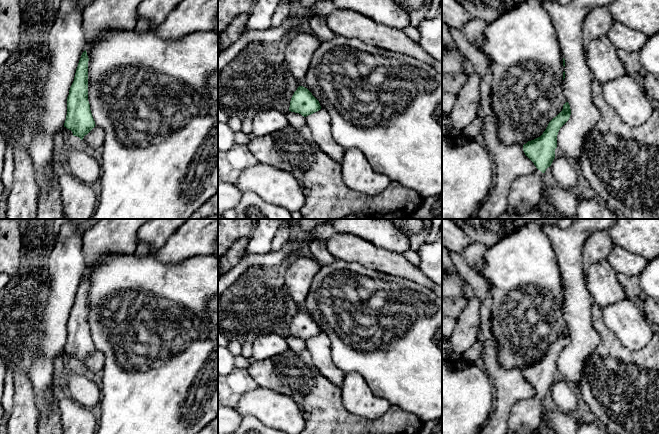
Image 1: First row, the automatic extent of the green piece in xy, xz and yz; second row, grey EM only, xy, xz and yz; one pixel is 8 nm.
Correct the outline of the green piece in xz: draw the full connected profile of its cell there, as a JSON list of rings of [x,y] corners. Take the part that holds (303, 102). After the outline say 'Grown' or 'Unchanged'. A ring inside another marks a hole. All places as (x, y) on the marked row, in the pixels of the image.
[[[299,86],[291,98],[289,111],[306,117],[320,109],[320,103],[312,93],[307,88]]]. Unchanged

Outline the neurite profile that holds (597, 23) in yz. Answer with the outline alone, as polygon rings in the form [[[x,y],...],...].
[[[597,6],[584,19],[582,25],[582,44],[584,49],[589,43],[606,36],[614,22],[608,6]]]

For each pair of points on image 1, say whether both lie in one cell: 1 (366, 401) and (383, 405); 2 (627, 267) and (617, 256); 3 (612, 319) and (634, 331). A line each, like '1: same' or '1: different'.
1: same
2: same
3: same

